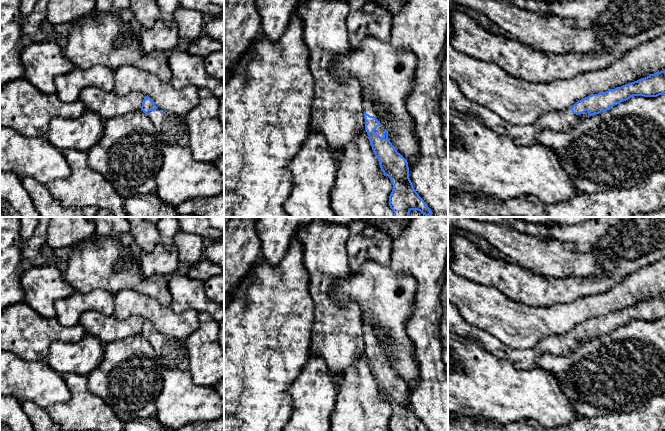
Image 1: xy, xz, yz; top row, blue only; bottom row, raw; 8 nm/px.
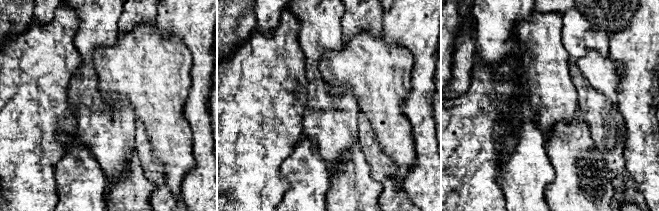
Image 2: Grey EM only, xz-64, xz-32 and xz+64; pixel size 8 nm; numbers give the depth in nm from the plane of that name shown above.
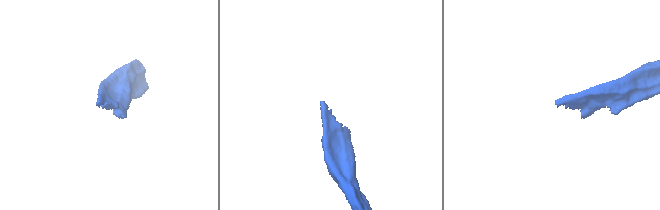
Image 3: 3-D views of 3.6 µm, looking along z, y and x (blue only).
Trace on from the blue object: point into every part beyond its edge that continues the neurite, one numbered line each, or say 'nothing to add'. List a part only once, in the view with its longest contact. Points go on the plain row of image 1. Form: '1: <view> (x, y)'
1: xz (368, 330)

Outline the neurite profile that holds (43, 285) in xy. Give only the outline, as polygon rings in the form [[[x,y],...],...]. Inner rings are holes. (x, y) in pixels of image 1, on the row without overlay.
[[[48,263],[24,272],[21,284],[24,290],[23,301],[44,318],[54,318],[55,302],[75,292],[64,279],[63,273]]]

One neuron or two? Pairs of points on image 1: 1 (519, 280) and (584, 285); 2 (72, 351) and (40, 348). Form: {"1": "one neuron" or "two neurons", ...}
{"1": "one neuron", "2": "two neurons"}

